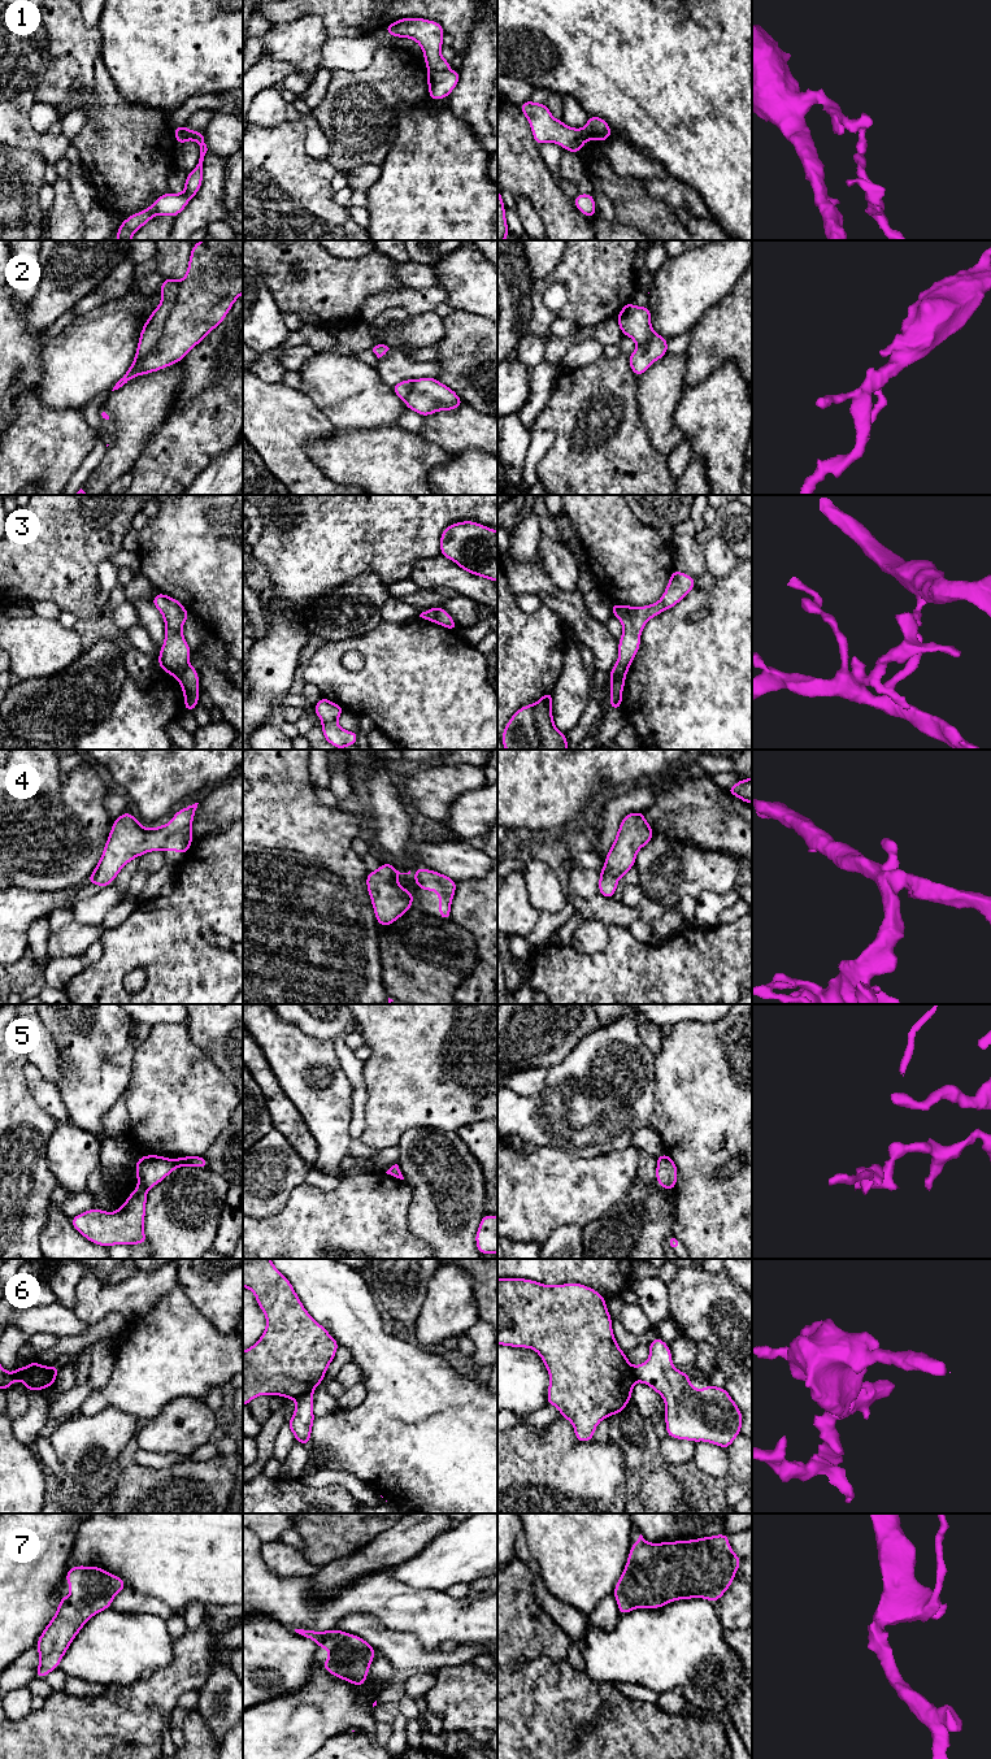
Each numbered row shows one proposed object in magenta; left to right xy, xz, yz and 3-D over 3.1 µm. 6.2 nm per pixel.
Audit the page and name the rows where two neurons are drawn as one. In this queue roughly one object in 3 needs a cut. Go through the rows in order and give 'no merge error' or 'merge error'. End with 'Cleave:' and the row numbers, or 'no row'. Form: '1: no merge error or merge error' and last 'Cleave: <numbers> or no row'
1: merge error
2: merge error
3: merge error
4: no merge error
5: merge error
6: merge error
7: no merge error
Cleave: 1, 2, 3, 5, 6

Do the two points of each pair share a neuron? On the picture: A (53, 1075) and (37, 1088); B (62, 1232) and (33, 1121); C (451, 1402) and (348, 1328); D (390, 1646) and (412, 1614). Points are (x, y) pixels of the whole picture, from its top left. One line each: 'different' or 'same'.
A: different
B: different
C: same
D: different

